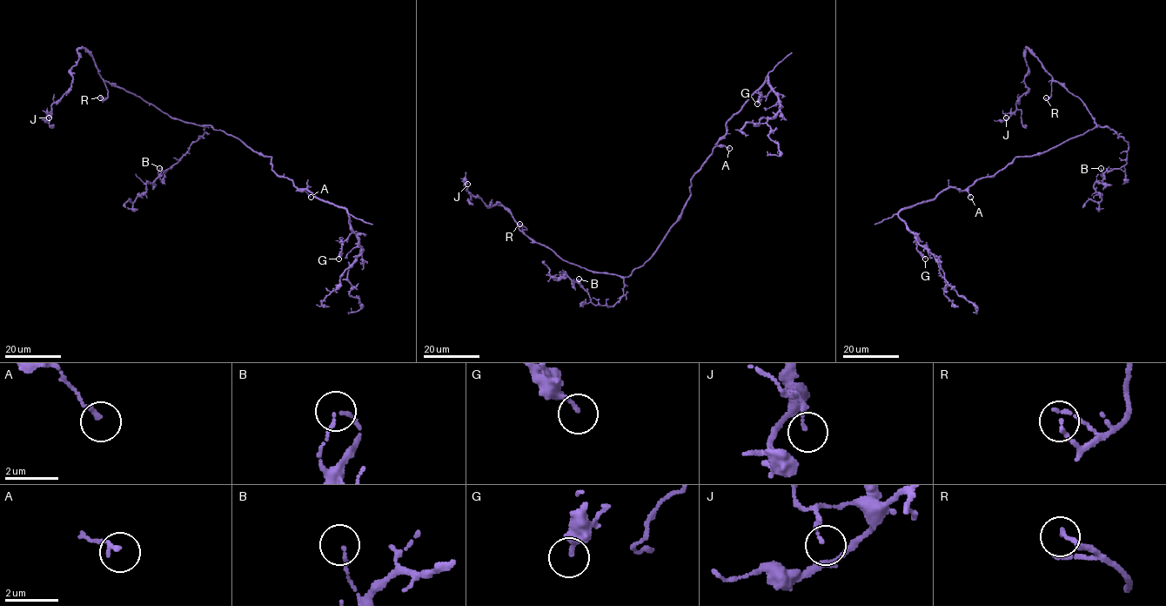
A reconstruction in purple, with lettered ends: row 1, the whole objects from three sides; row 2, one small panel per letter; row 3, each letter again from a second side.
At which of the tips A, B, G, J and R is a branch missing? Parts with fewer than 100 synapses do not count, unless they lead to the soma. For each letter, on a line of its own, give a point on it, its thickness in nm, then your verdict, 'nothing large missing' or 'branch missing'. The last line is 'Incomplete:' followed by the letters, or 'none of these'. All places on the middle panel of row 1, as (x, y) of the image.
A: (729, 148) | 160 nm | nothing large missing
B: (579, 279) | 100 nm | nothing large missing
G: (757, 104) | 180 nm | nothing large missing
J: (467, 184) | 120 nm | nothing large missing
R: (519, 224) | 140 nm | nothing large missing
Incomplete: none of these

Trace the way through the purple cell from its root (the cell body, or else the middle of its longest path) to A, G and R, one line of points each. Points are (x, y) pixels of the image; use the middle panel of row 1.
A: (669, 228), (690, 195), (692, 177), (716, 146), (729, 148)
G: (669, 228), (690, 195), (692, 177), (725, 134), (727, 122), (767, 77), (771, 90), (760, 95), (757, 104)
R: (669, 228), (649, 259), (627, 277), (620, 277), (592, 272), (565, 260), (533, 242), (519, 224)

